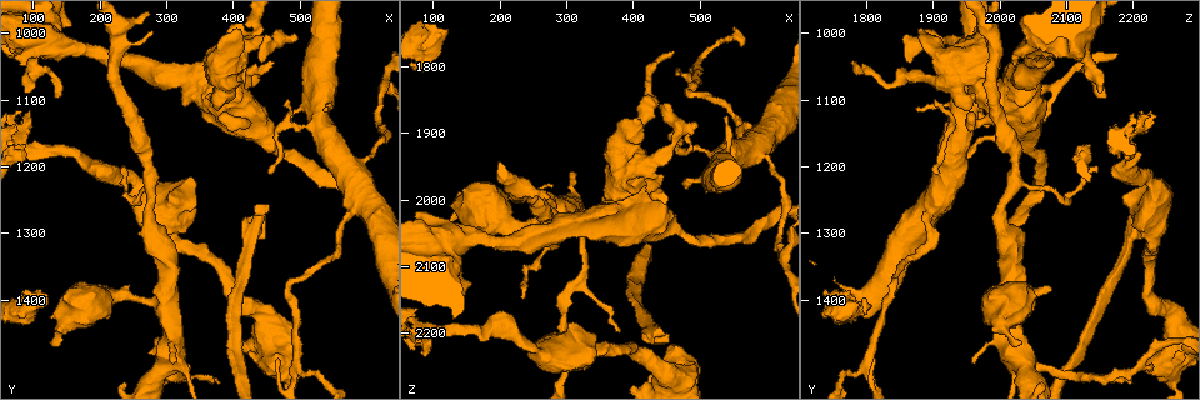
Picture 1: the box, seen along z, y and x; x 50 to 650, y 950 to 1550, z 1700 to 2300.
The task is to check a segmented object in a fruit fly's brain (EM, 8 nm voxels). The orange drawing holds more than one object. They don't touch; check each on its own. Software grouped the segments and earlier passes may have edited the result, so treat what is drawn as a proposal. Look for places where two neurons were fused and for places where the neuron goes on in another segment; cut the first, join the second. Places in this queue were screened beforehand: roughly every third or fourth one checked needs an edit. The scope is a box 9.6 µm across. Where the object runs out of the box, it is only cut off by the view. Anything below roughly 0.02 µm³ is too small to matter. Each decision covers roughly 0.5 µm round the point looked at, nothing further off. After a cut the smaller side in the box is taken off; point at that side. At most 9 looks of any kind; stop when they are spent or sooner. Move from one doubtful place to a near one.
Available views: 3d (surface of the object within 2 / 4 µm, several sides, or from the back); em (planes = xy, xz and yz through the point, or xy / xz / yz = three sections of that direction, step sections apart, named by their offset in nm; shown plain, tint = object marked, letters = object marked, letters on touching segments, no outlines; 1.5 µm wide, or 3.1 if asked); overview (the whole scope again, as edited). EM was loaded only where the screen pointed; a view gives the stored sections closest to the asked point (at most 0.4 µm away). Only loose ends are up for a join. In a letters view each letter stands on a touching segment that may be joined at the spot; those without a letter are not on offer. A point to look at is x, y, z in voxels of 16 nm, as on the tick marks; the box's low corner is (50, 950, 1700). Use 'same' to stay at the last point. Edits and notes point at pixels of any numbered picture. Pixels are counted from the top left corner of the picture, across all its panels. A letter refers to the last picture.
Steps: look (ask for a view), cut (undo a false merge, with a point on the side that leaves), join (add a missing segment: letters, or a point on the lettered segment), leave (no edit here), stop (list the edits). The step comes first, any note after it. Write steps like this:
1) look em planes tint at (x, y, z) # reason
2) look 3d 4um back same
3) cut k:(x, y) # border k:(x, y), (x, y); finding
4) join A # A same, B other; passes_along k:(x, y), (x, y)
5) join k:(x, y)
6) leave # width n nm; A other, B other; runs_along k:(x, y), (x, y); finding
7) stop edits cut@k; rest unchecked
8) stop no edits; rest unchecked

look 3d 2um at (335, 1500, 2225) # free end

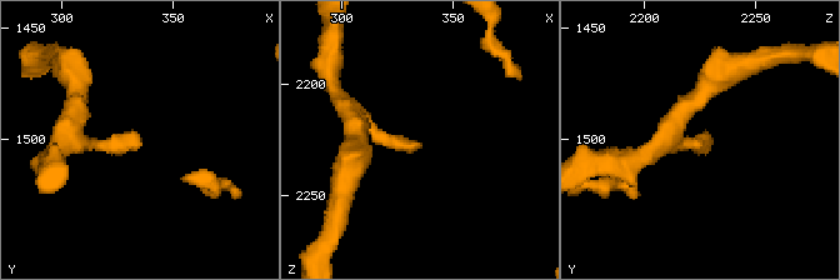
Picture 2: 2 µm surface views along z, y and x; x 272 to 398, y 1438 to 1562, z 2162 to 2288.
look em xy step 8 plain at (337, 1501, 2227)

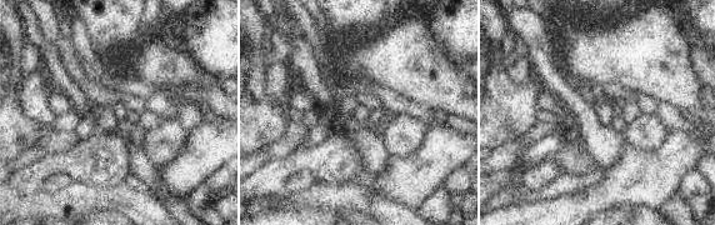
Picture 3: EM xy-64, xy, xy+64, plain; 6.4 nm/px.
look em xy step 8 letters same

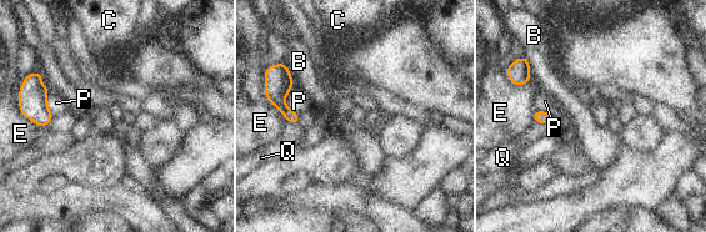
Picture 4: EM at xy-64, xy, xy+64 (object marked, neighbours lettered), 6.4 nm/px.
leave # longest_contact P 180 nm; B other, C other, E other, P other, Q other; none of them fits

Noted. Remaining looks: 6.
look 3d 4um at (450, 1260, 2205) # end of a long branch

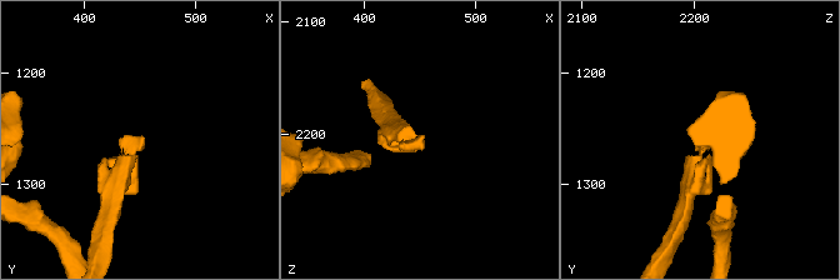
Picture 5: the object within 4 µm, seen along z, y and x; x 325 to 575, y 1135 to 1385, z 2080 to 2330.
look em planes plain at (448, 1258, 2204)

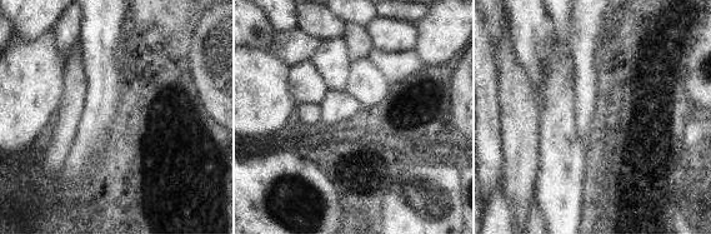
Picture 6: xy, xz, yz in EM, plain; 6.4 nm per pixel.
look em planes letters same

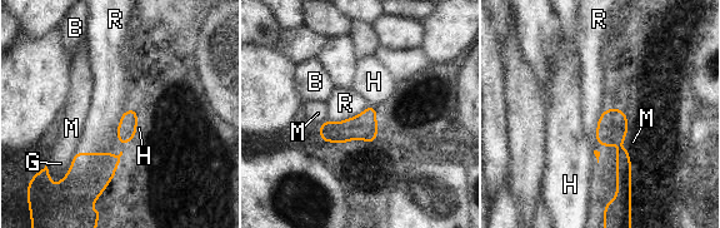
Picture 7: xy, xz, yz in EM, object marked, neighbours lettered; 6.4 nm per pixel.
join R # longest_contact R 280 nm; B other, G other, H other, M other, R same; it goes on there

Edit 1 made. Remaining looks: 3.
look em xz step 4 letters at (580, 1270, 1895) # sudden change in width

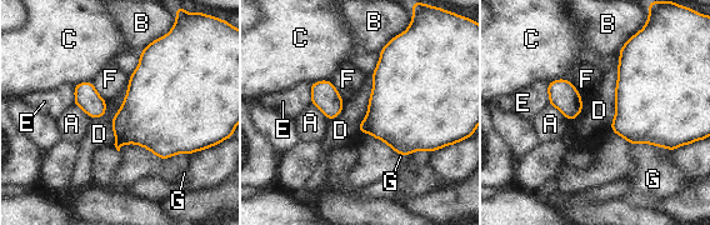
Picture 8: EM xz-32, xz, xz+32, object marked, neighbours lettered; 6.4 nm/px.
leave # A other, B other, C other, D other, E other, F other, G other; one neuron here

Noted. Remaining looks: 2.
look em planes tint at (315, 1495, 2045) # small branch off a trunk

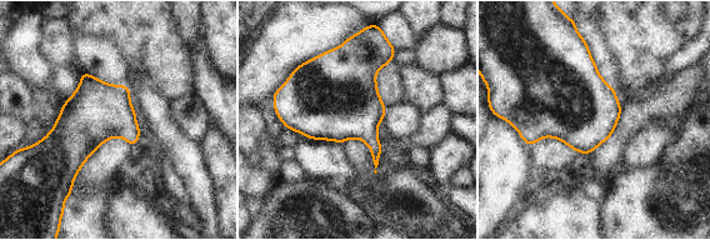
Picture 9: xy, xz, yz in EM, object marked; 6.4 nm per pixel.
look em planes letters same

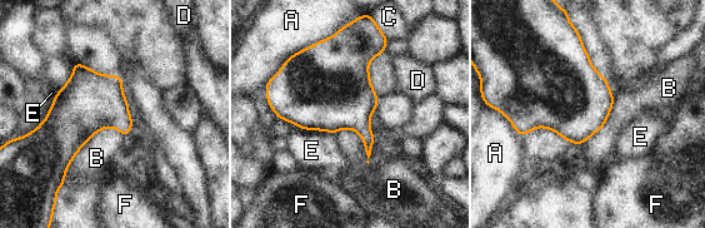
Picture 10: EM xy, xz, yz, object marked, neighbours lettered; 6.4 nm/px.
leave # A other, B other, C other, D other, E other, F other; border 10:(124, 135), (100, 129), (65, 173); continuous, no second neuron

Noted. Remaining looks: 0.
stop edits join@7; rest unchecked

